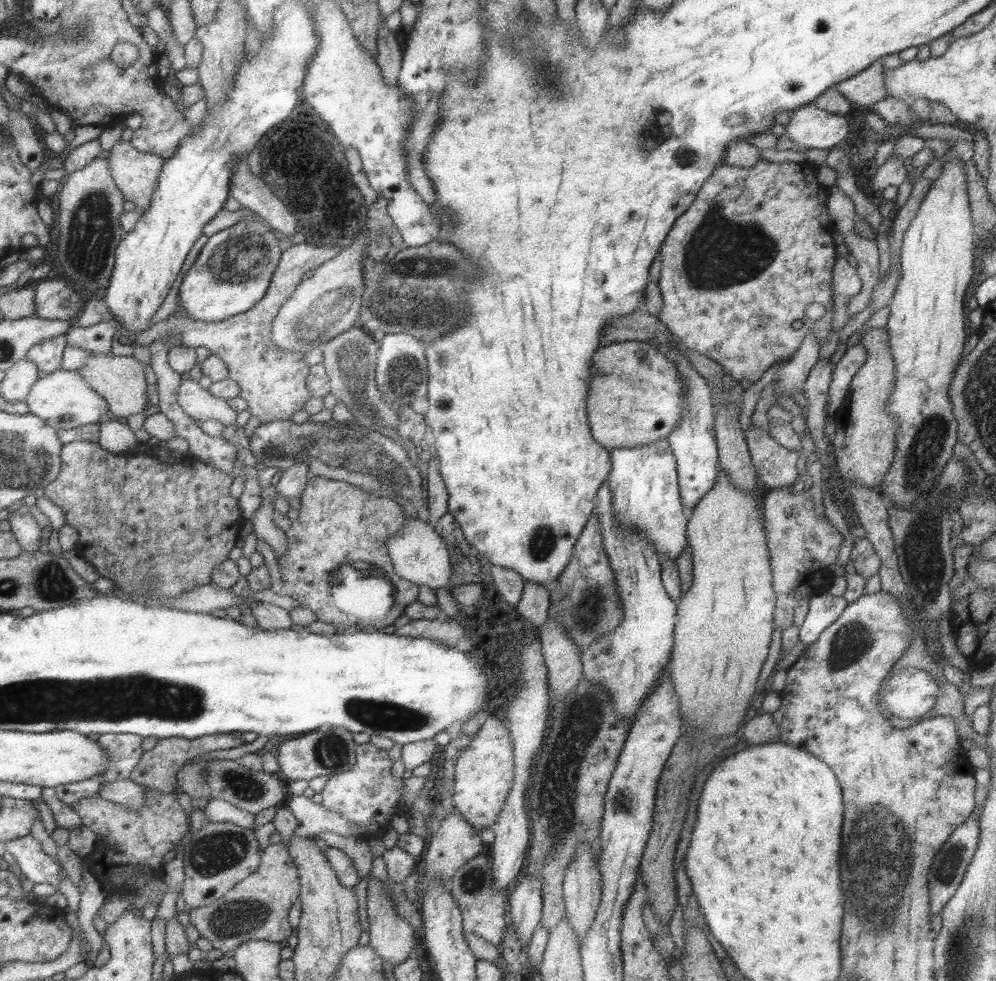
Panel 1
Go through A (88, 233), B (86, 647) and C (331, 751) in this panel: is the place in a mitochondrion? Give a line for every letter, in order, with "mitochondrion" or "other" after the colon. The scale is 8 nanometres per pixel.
A: mitochondrion
B: other
C: mitochondrion

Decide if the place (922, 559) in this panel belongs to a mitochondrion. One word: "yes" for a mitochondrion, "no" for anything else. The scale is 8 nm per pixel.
yes

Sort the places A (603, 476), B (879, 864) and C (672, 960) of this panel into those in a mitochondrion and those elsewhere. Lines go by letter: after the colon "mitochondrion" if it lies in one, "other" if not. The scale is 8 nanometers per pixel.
A: other
B: mitochondrion
C: other

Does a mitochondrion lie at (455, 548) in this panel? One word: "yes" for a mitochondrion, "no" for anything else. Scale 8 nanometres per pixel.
no

